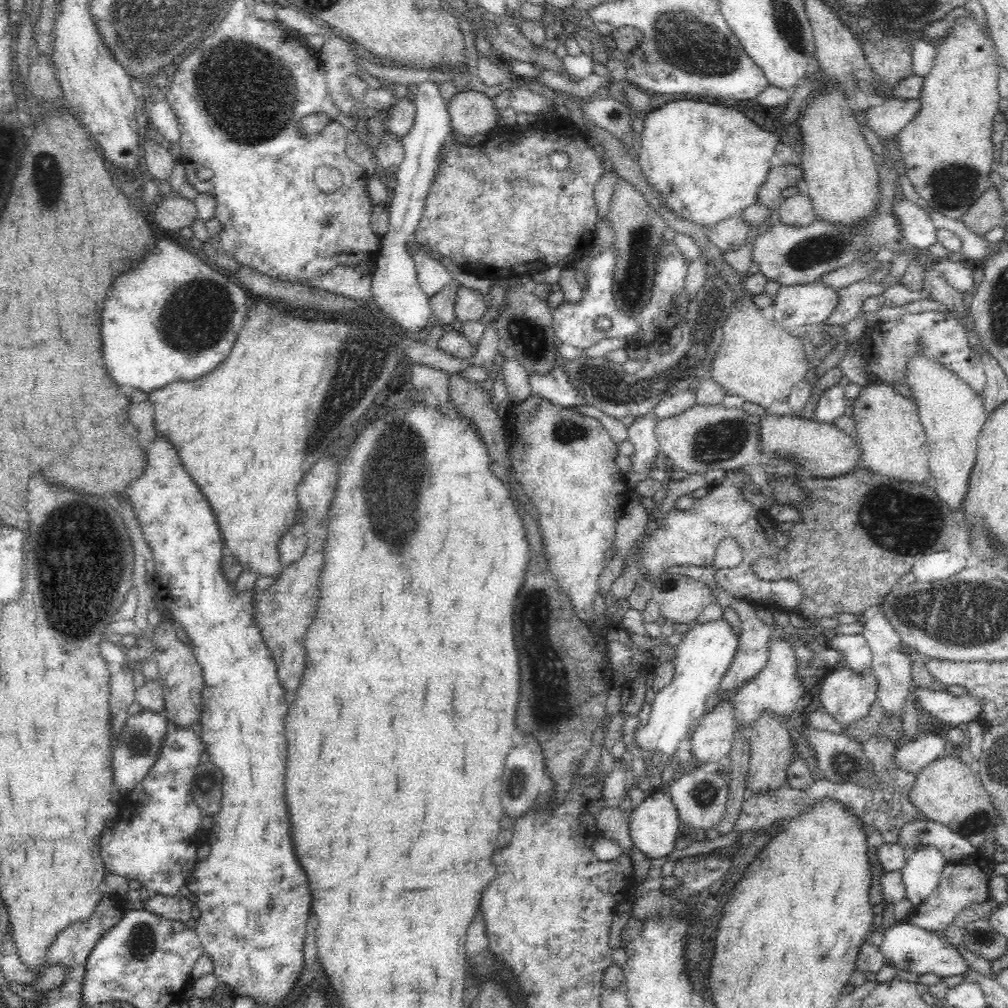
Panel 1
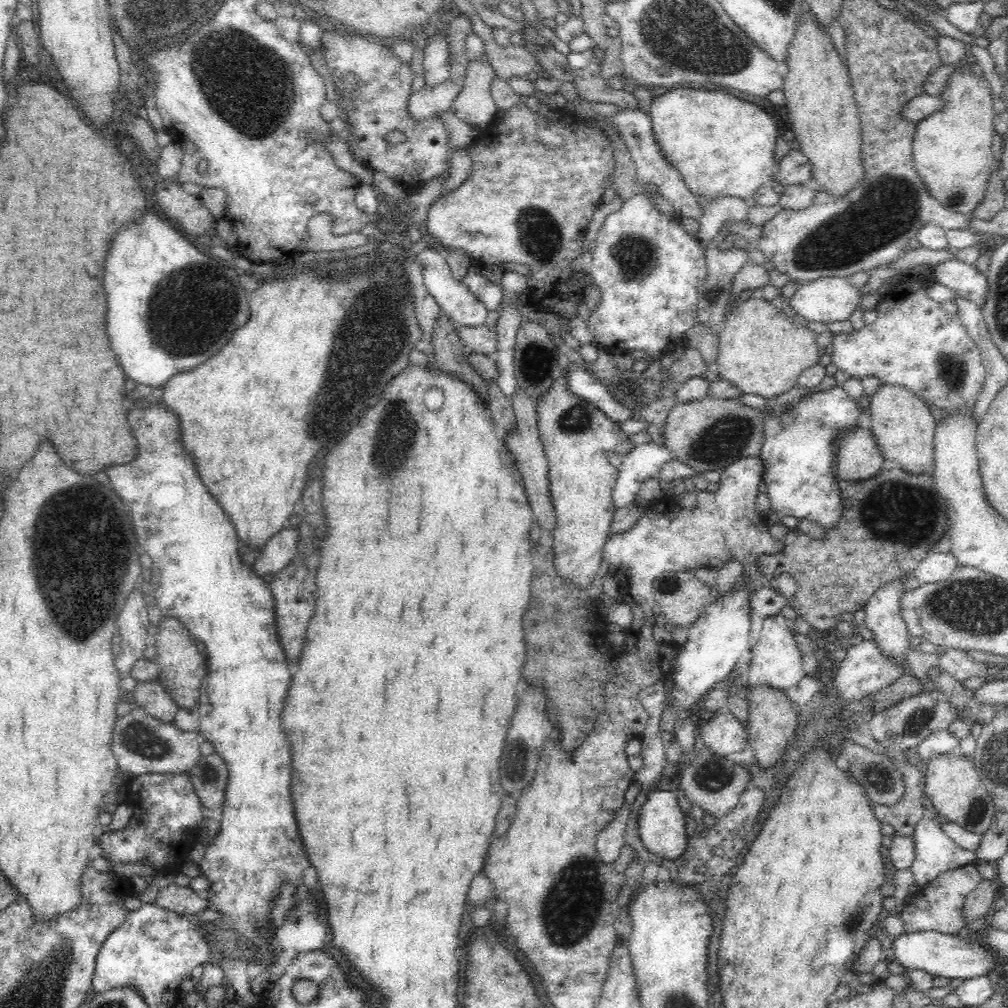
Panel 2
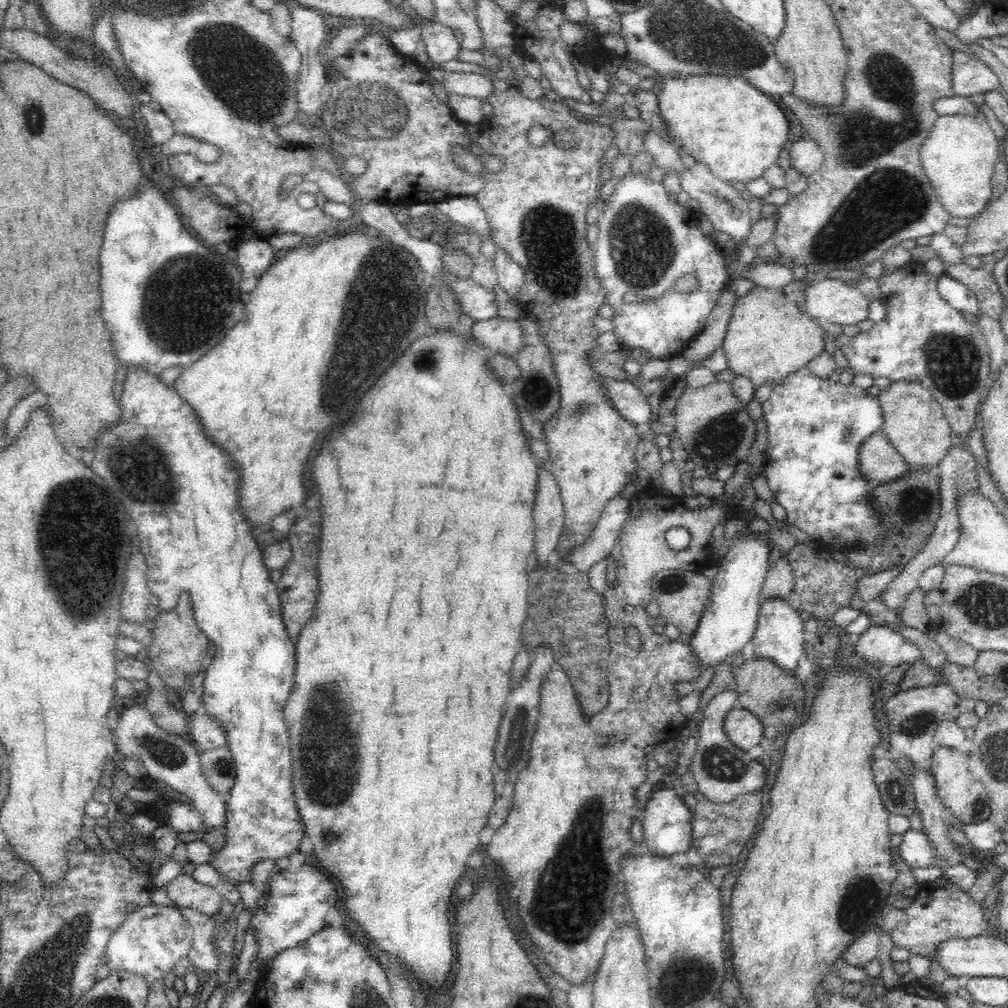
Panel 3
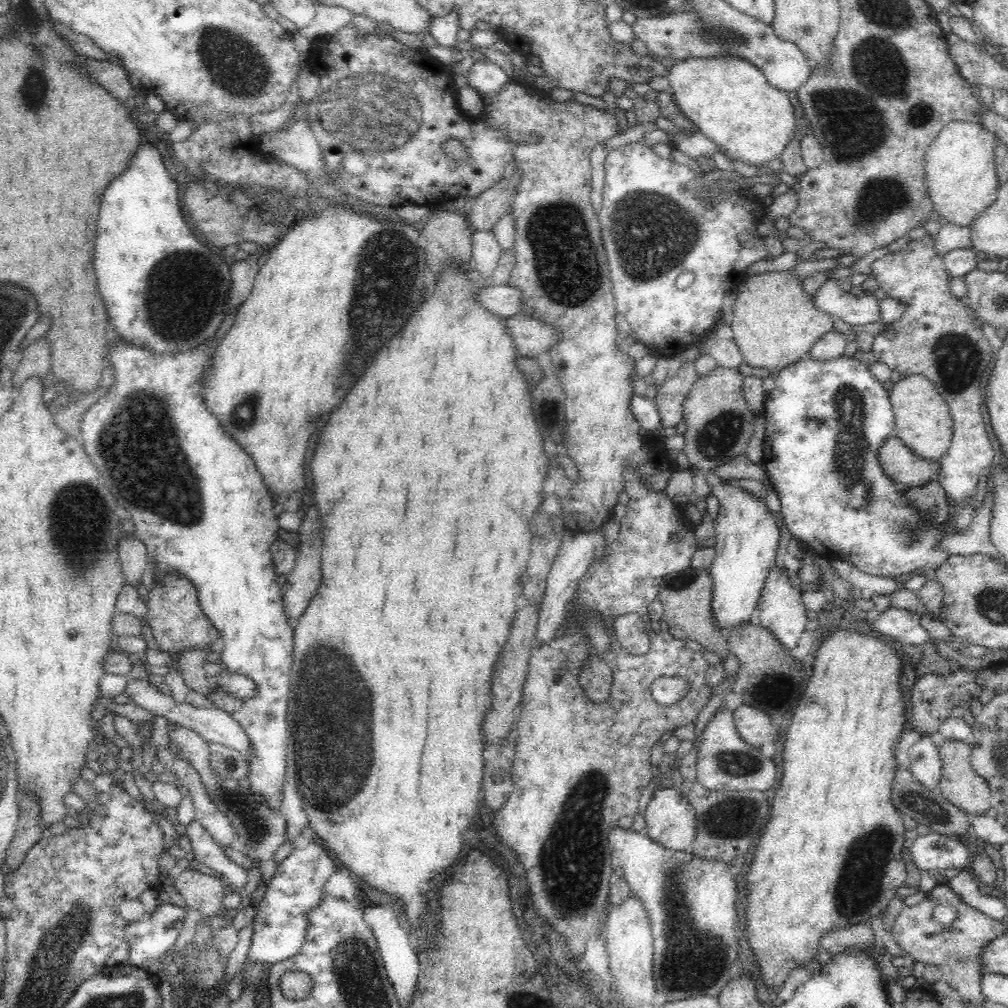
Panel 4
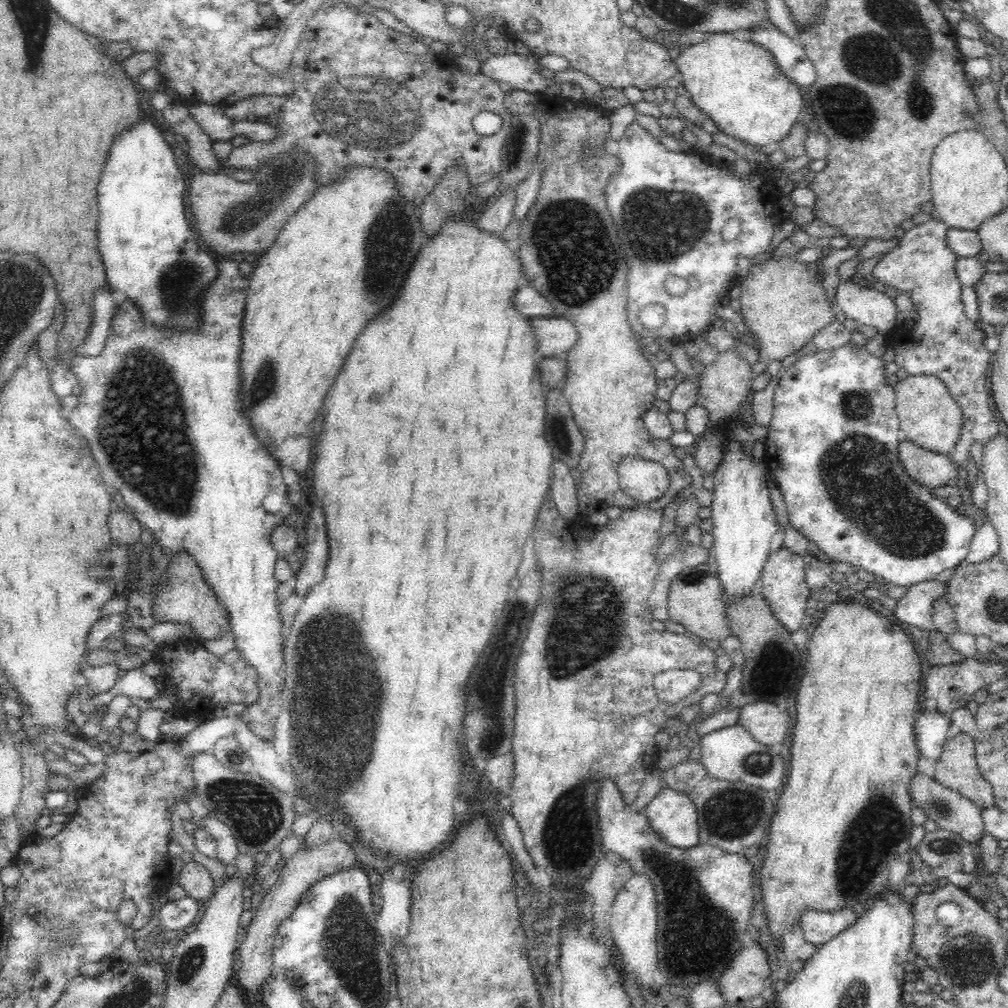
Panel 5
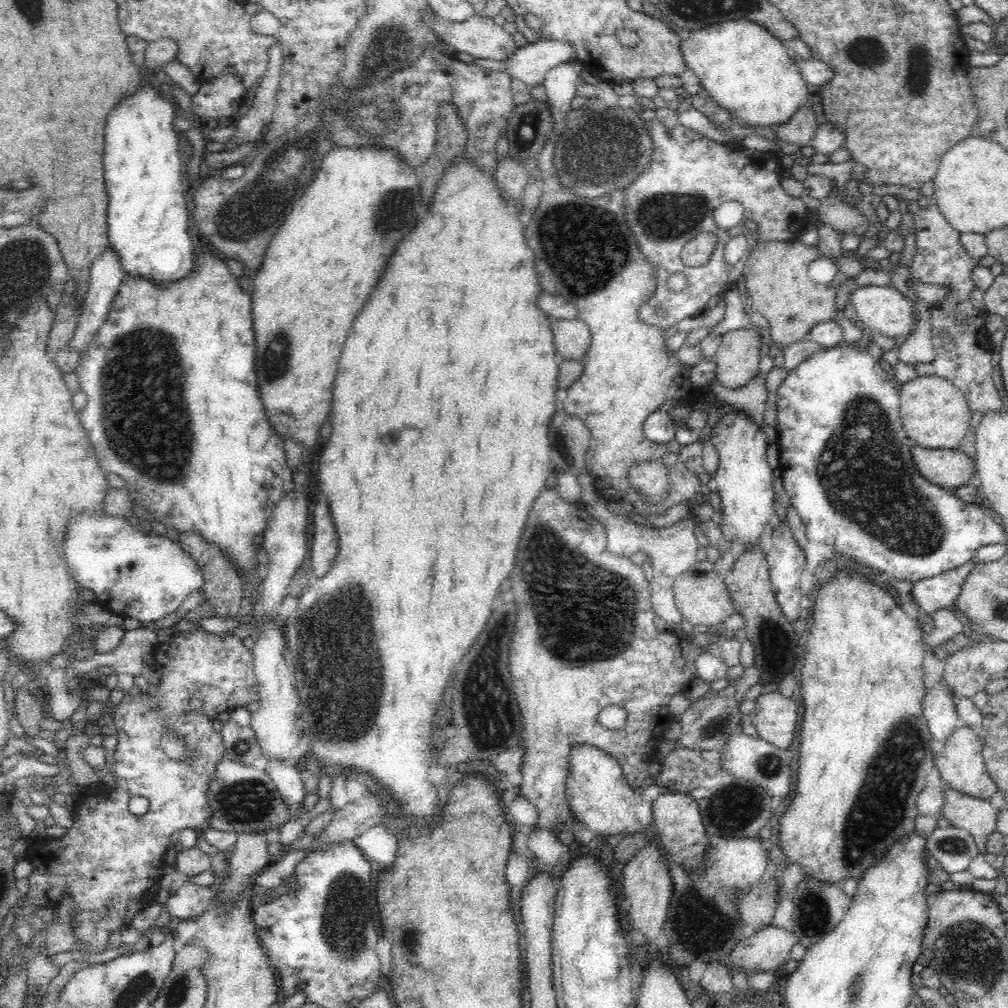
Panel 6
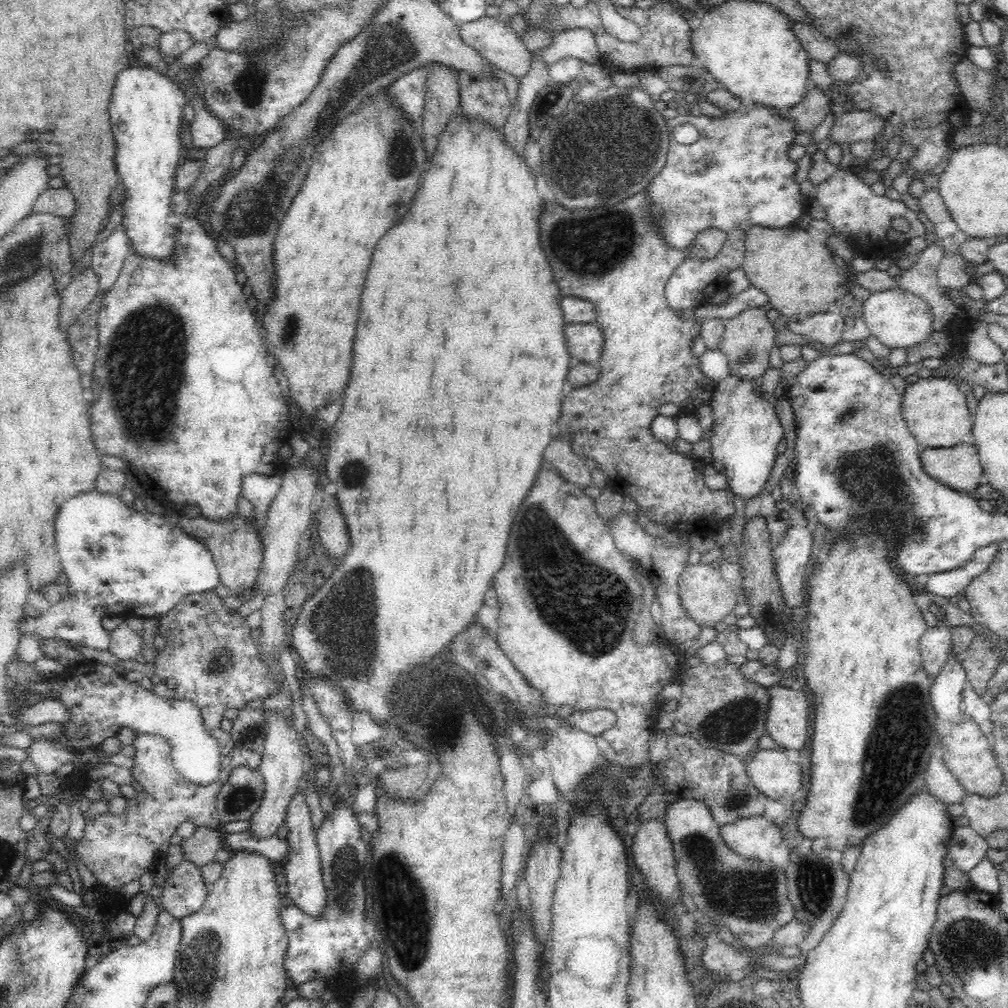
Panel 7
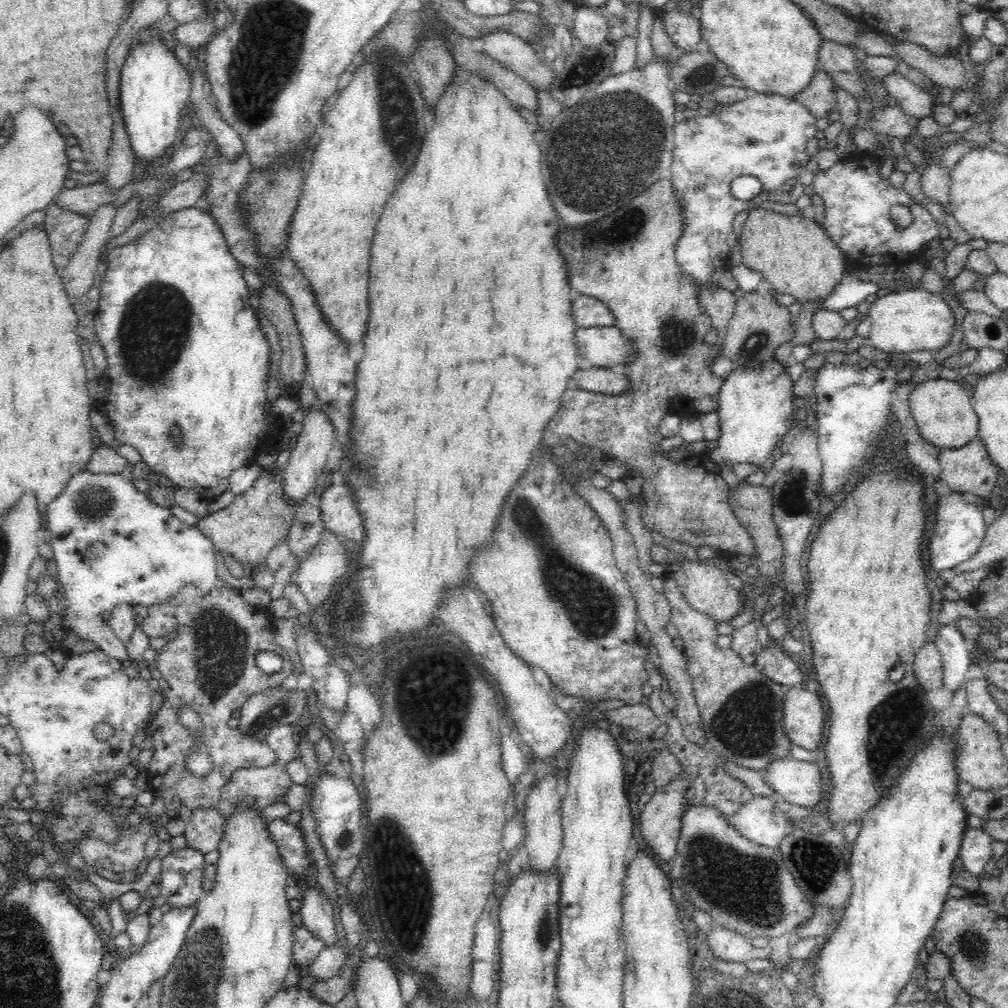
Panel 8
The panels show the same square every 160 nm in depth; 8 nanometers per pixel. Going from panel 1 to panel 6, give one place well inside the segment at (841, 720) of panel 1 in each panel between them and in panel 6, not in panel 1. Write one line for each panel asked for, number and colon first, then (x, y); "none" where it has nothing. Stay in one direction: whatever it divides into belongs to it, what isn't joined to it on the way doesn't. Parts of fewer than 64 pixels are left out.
2: (863, 671)
3: (879, 646)
4: (902, 626)
5: (915, 608)
6: (931, 594)

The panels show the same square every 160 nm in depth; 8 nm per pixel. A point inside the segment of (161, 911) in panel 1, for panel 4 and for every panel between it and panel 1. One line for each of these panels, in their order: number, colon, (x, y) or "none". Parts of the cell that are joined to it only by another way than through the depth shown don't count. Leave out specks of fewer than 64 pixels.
2: (182, 900)
3: (185, 892)
4: (204, 892)

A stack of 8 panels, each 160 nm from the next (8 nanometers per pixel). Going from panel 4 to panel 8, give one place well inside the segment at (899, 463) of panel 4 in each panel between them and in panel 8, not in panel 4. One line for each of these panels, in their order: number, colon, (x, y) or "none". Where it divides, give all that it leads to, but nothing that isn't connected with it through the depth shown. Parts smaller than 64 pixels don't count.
5: (927, 467)
6: (949, 468)
7: (959, 467)
8: (966, 469)

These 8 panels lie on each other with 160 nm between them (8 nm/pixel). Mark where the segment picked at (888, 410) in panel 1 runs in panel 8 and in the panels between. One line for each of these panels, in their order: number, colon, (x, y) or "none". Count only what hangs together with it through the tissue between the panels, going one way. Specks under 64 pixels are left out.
2: (901, 423)
3: (915, 424)
4: (923, 422)
5: (929, 417)
6: (935, 414)
7: (934, 409)
8: (942, 409)

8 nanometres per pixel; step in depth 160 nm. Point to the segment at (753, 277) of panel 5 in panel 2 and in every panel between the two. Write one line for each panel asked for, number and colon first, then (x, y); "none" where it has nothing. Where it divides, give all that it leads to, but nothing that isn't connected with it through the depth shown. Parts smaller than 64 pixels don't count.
2: (760, 351)
3: (768, 338)
4: (775, 324)

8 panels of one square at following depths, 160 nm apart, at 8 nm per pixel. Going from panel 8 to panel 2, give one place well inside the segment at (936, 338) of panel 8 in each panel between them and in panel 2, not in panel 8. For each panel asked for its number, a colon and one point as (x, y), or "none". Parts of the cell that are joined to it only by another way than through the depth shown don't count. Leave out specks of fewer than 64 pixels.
2: (833, 300)
3: (828, 300)
4: (856, 310)
5: (868, 307)
6: (885, 310)
7: (898, 318)

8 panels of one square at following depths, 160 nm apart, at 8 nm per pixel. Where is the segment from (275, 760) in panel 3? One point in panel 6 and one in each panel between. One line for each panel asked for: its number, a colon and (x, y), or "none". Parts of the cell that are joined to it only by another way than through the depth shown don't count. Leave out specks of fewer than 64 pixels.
4: (199, 504)
5: (160, 411)
6: (179, 359)

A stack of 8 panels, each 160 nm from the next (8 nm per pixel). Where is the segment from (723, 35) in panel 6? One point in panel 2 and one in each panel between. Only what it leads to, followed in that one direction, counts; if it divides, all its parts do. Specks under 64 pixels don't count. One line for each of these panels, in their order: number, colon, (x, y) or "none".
2: (722, 146)
3: (735, 130)
4: (729, 100)
5: (734, 81)

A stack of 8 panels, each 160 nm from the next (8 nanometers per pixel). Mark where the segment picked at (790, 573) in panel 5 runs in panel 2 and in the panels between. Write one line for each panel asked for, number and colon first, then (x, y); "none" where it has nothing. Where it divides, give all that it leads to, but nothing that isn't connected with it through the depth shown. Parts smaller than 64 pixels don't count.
2: (776, 661)
3: (778, 636)
4: (781, 610)

